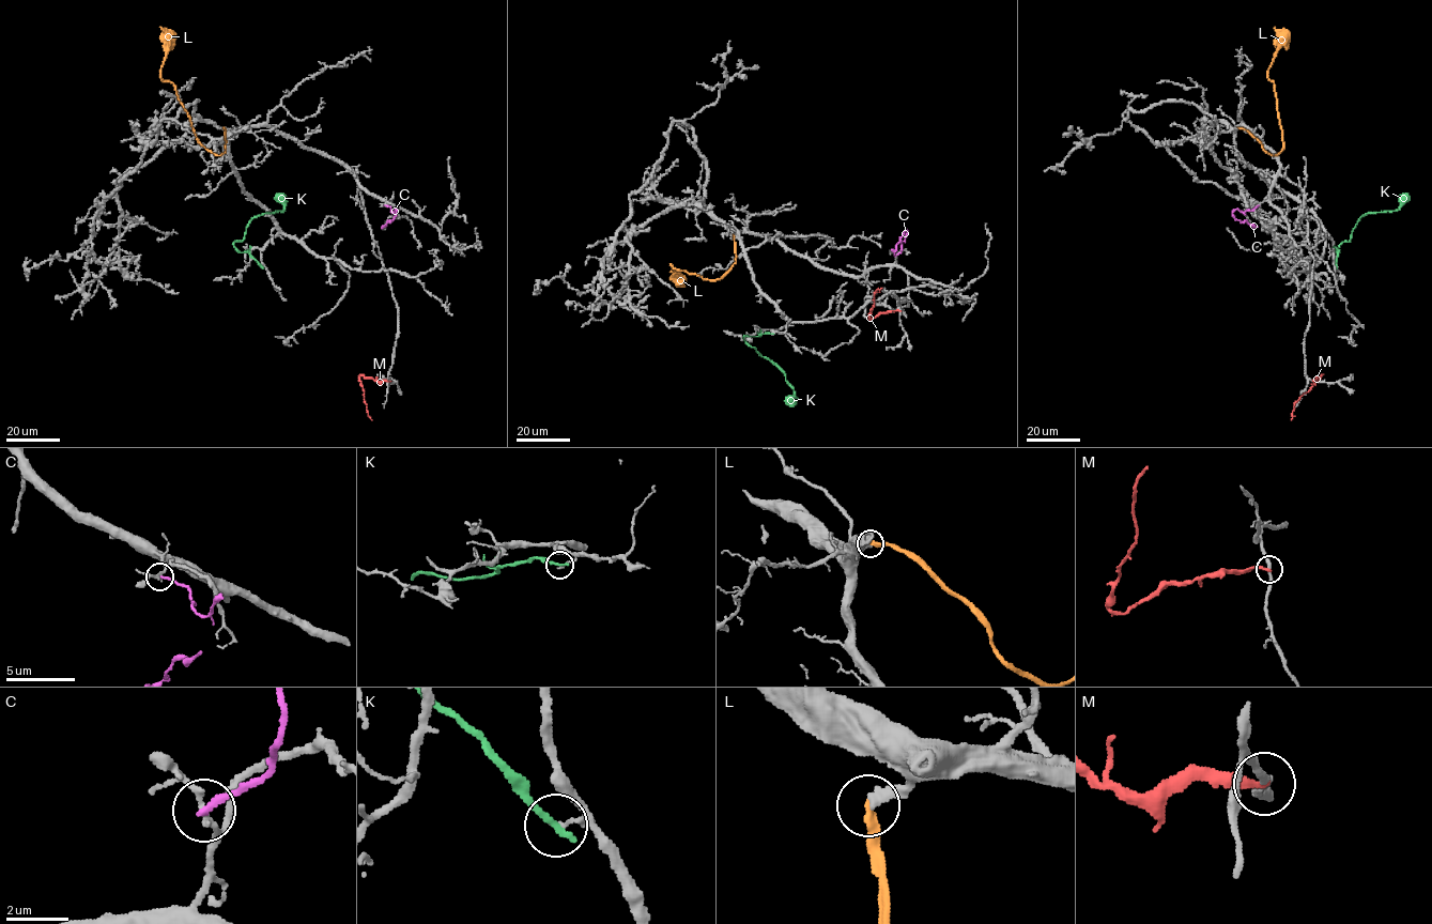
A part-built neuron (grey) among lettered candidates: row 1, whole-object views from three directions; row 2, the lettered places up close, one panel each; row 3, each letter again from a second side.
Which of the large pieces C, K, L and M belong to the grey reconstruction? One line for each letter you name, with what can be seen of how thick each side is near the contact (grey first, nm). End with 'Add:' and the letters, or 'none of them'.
L: calibres 280 and 320 nm
Add: L

